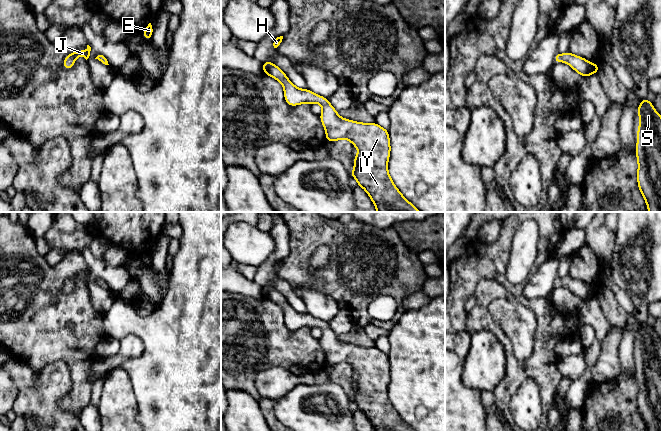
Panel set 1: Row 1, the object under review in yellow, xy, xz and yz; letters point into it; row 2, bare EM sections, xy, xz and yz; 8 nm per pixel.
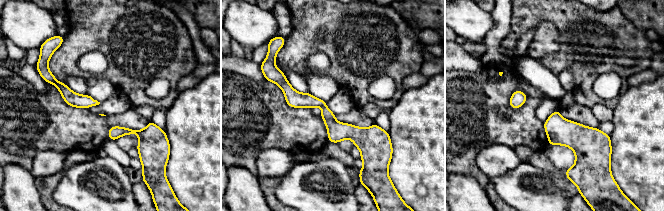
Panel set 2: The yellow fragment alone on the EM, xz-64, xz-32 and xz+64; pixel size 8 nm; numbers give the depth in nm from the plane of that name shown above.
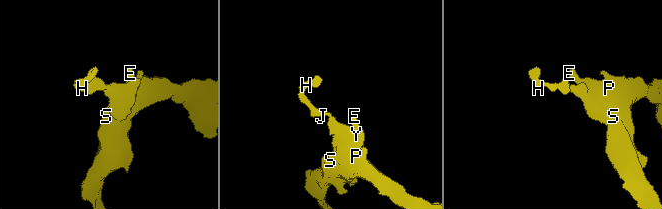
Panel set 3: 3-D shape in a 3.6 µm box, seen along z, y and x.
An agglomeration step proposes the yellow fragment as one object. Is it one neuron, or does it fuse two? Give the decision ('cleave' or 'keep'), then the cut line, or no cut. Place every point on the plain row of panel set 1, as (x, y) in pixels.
keep; no cut

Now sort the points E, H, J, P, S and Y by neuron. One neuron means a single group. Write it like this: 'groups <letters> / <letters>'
groups E H J P S Y

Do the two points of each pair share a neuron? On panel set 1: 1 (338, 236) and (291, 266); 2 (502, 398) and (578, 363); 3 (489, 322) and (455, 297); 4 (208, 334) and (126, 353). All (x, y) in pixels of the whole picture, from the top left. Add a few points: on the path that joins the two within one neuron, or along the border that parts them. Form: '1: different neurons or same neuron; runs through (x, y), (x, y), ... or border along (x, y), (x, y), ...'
1: same neuron; runs through (326, 236), (320, 236), (302, 254)
2: different neurons; border along (558, 358), (558, 370), (562, 376)
3: different neurons; border along (467, 313), (467, 324), (464, 329)
4: different neurons; border along (131, 333), (141, 340), (143, 352), (123, 362)

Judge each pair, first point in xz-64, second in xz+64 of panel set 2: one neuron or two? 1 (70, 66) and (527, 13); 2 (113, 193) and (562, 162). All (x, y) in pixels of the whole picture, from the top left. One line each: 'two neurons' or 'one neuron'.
1: one neuron
2: two neurons

